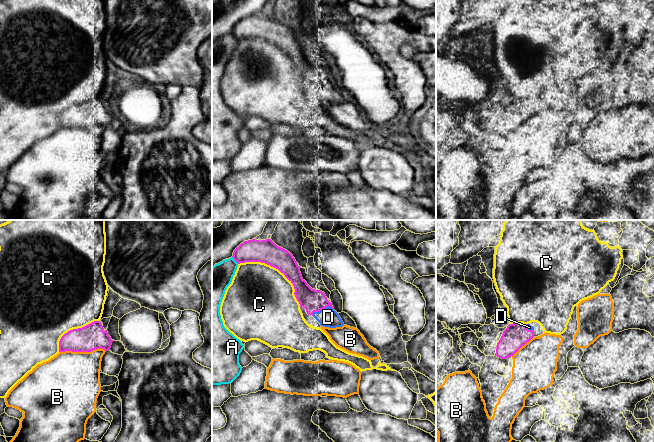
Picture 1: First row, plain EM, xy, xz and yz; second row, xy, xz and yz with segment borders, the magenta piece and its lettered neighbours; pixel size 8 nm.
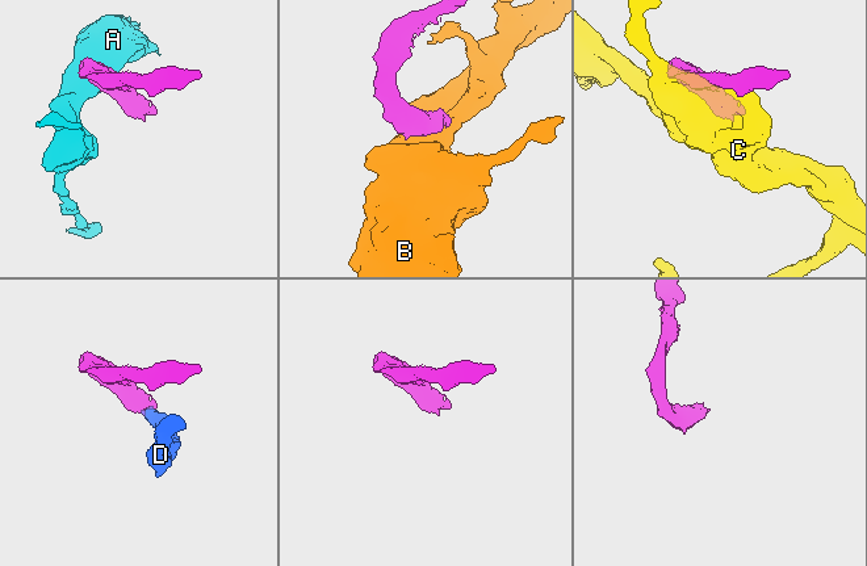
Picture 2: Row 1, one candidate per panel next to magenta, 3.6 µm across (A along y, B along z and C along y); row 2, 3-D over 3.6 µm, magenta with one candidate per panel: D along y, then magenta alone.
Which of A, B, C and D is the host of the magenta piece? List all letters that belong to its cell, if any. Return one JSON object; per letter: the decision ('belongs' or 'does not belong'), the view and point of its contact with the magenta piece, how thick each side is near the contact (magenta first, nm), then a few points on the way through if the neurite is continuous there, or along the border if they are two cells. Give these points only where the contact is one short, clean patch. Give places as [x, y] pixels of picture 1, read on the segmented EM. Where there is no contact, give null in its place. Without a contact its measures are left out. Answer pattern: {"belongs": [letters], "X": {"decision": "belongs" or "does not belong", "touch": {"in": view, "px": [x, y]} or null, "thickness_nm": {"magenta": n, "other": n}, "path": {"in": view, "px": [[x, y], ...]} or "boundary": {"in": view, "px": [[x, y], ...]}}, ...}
{"belongs": ["D"], "A": {"decision": "does not belong", "touch": {"in": "xz", "px": [235, 260]}, "thickness_nm": {"magenta": 190, "other": 240}, "boundary": {"in": "xz", "px": [[232, 256], [238, 263]]}}, "B": {"decision": "does not belong", "touch": {"in": "xy", "px": [82, 351]}, "thickness_nm": {"magenta": 200, "other": 460}}, "C": {"decision": "does not belong", "touch": {"in": "xz", "px": [277, 268]}, "thickness_nm": {"magenta": 190, "other": 480}}, "D": {"decision": "belongs", "touch": {"in": "xz", "px": [322, 309]}, "thickness_nm": {"magenta": 180, "other": 160}}}

